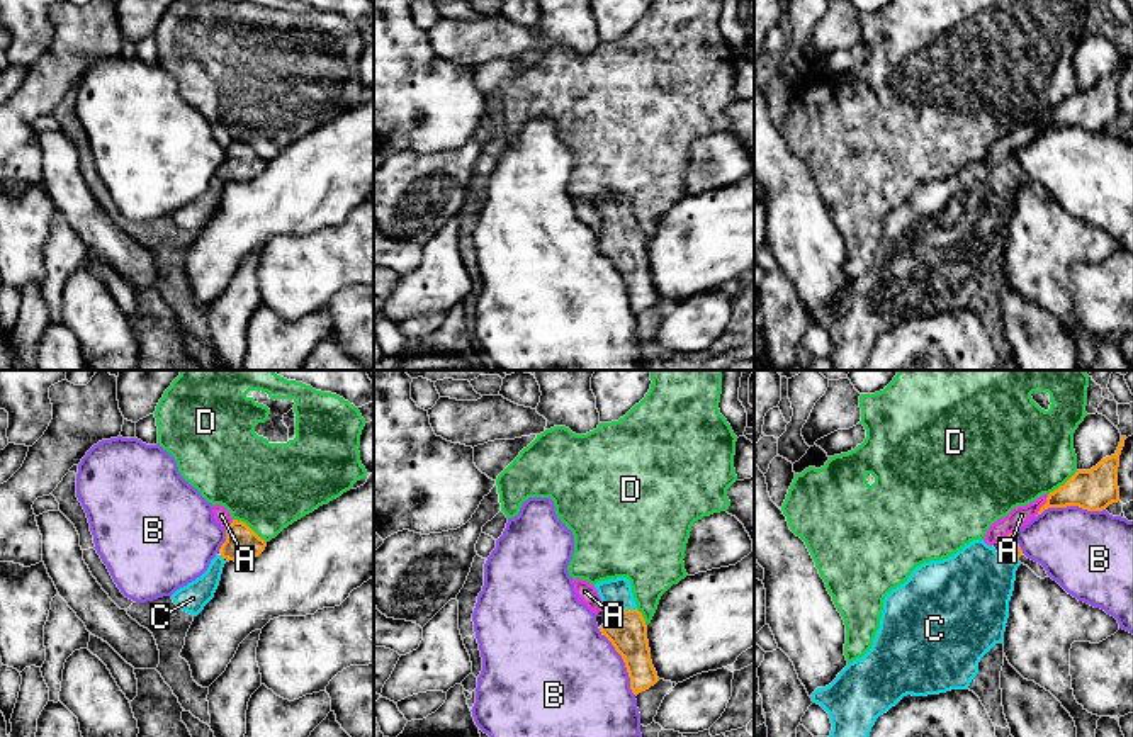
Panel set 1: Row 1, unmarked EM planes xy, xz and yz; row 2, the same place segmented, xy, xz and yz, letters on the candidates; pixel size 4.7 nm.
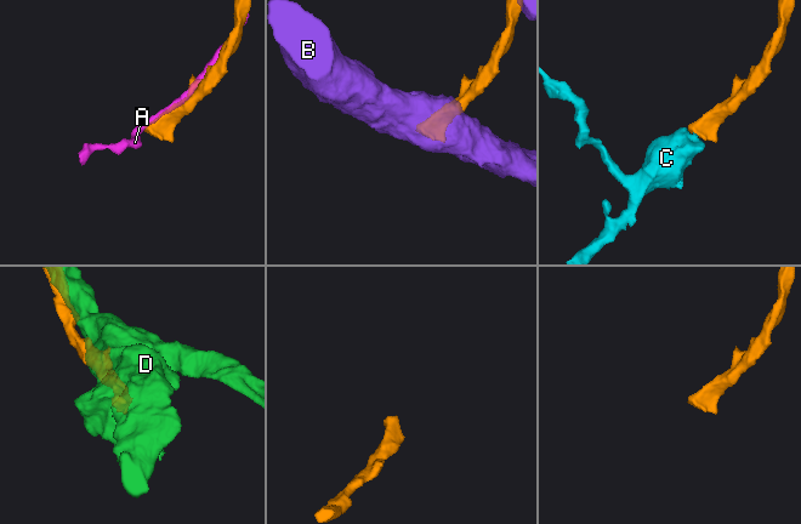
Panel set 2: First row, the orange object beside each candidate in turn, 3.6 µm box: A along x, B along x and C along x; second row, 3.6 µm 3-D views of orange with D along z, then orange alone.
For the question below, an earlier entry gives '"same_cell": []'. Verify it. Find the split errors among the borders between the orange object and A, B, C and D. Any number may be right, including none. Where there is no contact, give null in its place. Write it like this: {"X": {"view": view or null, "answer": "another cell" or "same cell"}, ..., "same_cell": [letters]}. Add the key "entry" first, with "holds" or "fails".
{"entry": "fails", "A": {"view": "yz", "answer": "another cell"}, "B": {"view": "xz", "answer": "another cell"}, "C": {"view": "xz", "answer": "same cell"}, "D": {"view": "xy", "answer": "another cell"}, "same_cell": ["C"]}

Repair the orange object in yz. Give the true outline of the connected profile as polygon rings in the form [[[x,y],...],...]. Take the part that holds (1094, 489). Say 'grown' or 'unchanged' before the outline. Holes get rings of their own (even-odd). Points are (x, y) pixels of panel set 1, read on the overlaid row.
unchanged; [[[1121,436],[1114,455],[1102,459],[1091,470],[1077,470],[1063,486],[1048,494],[1040,508],[1041,515],[1048,508],[1079,506],[1087,511],[1102,511],[1119,501],[1118,467],[1126,436]]]

